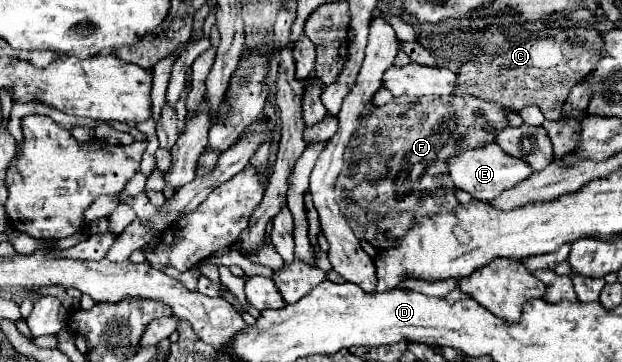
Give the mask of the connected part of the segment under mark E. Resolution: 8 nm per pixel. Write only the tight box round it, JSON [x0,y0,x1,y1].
[447,143,533,201]

